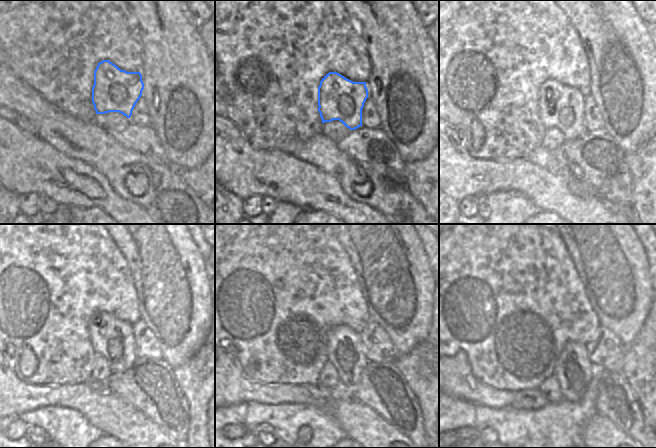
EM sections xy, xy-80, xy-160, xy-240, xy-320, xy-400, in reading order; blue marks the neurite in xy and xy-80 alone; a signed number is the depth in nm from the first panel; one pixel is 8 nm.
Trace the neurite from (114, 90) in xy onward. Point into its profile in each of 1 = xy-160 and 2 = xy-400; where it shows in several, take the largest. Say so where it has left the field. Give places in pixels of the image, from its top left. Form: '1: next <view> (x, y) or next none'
1: next xy-160 (559, 106)
2: next xy-400 (573, 370)

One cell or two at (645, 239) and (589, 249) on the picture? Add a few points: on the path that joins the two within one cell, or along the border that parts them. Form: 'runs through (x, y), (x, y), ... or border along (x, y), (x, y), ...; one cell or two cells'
border along (635, 234), (645, 251); two cells

